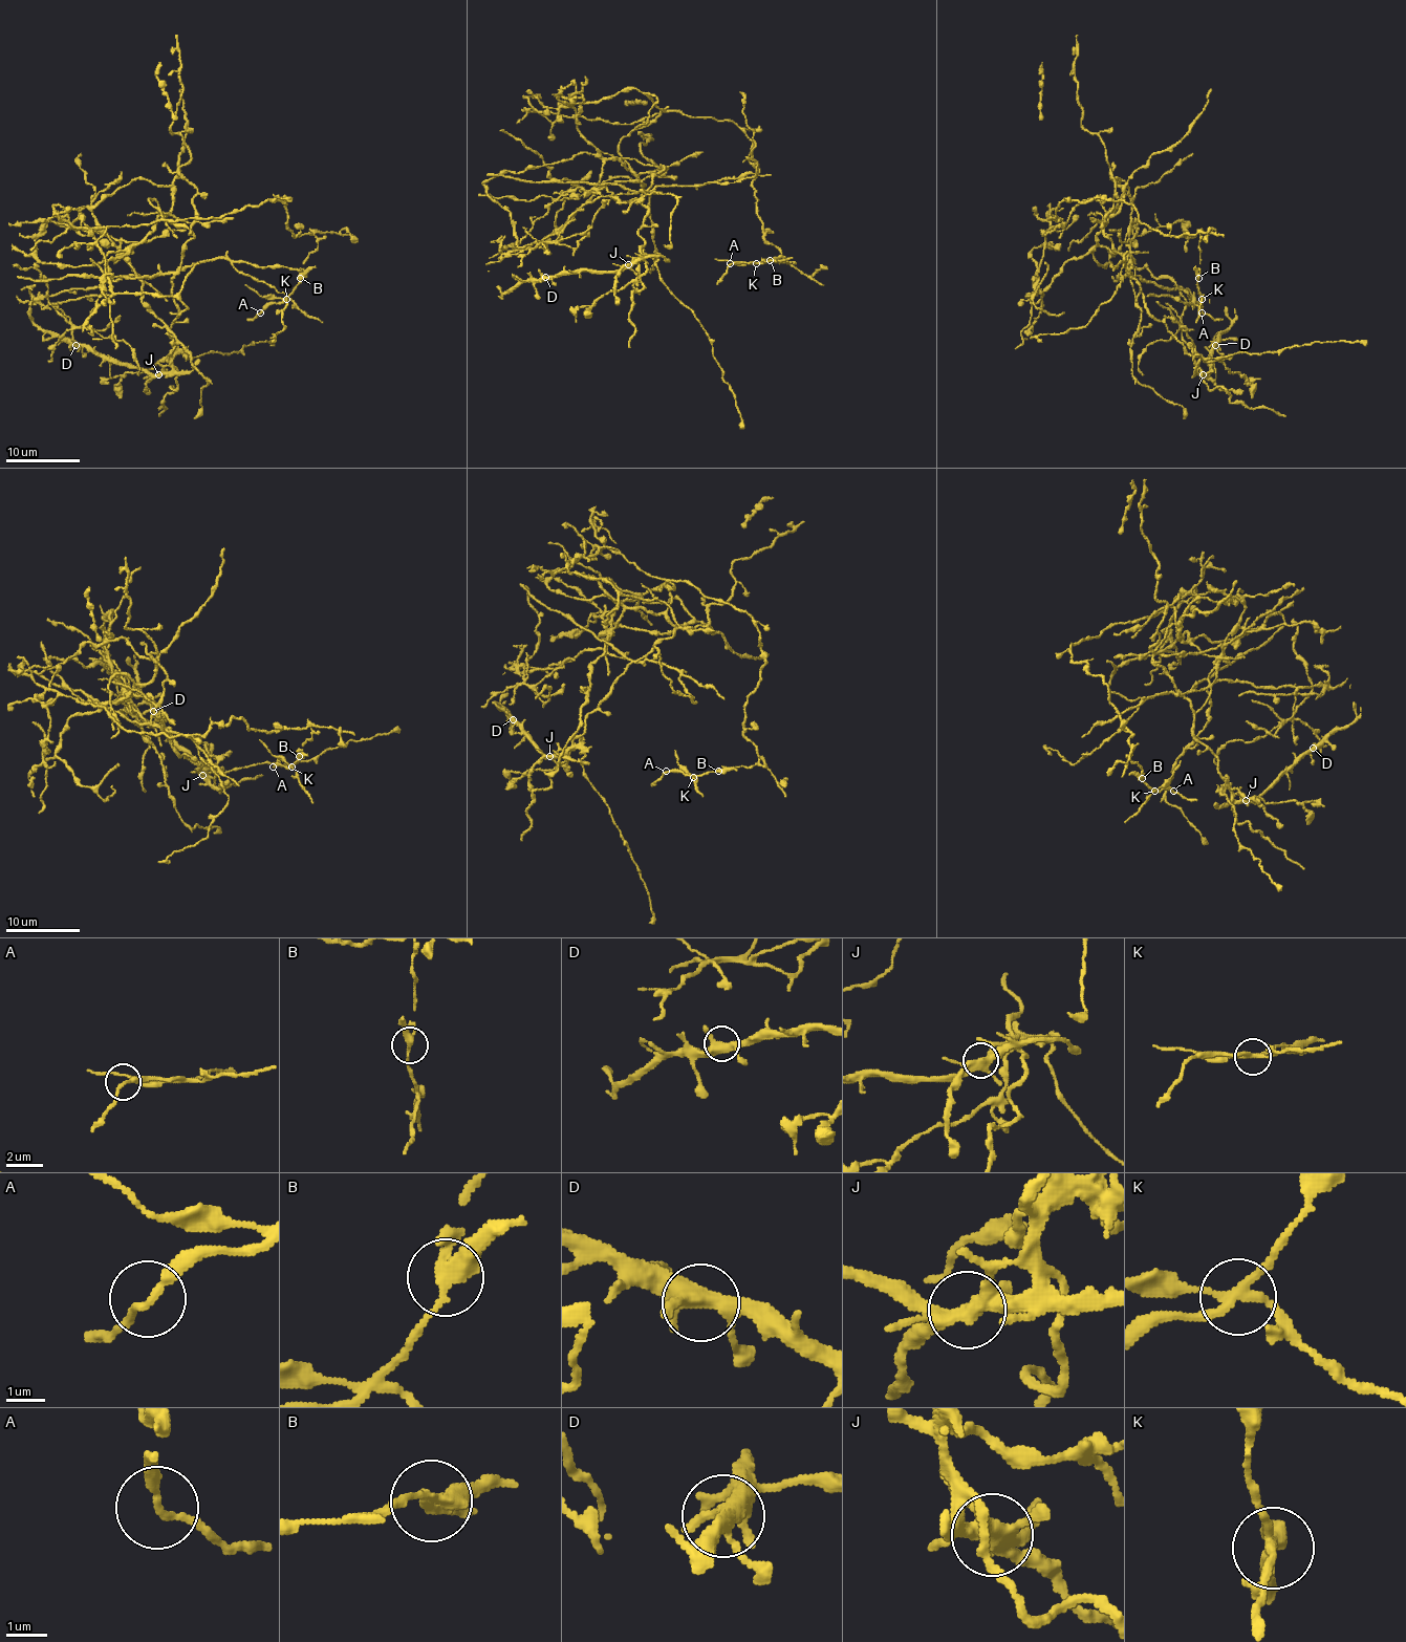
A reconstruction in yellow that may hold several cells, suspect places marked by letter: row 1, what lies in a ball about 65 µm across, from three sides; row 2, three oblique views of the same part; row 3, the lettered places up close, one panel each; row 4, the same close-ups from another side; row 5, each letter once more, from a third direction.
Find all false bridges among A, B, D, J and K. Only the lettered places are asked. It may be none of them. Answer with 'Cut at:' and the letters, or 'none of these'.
Cut at: B, J, K

